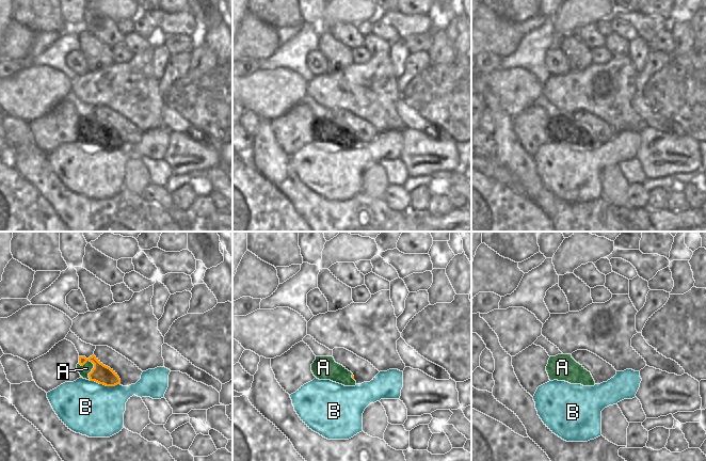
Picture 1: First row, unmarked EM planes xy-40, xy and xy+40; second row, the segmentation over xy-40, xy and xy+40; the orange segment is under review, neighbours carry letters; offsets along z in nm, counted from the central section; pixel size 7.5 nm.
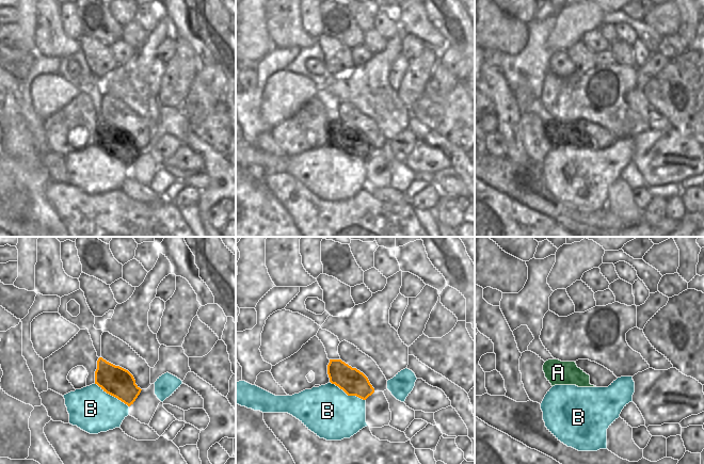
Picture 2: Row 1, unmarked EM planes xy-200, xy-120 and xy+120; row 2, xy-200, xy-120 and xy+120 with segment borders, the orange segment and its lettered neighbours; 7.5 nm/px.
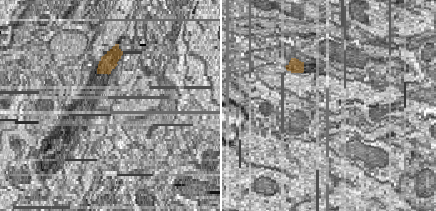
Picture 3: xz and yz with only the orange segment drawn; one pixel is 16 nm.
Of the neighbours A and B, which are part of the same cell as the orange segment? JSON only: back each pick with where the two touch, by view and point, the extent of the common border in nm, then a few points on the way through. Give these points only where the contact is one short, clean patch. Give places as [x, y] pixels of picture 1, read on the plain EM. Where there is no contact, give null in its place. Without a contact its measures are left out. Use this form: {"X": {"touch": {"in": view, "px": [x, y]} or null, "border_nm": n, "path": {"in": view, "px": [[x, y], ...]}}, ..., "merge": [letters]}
{"A": {"touch": {"in": "xy-40", "px": [93, 124]}, "border_nm": 160, "path": {"in": "xy-40", "px": [[100, 134], [93, 124], [86, 129]]}}, "merge": ["A"]}

